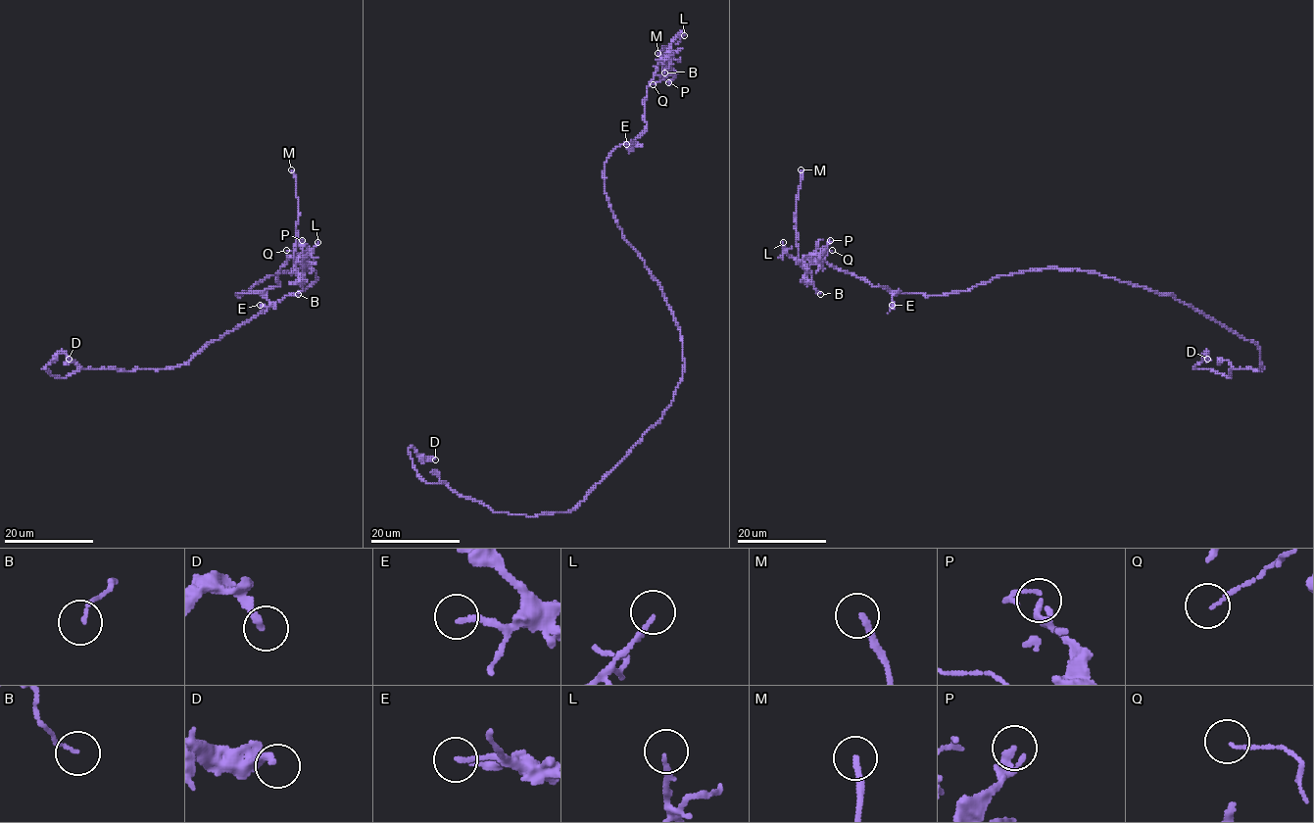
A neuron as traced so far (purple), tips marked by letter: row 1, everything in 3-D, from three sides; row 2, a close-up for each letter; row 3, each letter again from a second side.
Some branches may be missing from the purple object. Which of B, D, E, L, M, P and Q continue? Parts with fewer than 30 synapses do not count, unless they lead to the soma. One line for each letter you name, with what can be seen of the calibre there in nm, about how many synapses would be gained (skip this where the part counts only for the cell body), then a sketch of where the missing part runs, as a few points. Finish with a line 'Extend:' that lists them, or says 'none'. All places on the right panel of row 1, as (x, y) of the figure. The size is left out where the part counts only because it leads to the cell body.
M: calibre 200 nm; course (801, 169), (803, 142), (800, 123), (802, 118), (799, 116)
Extend: M

